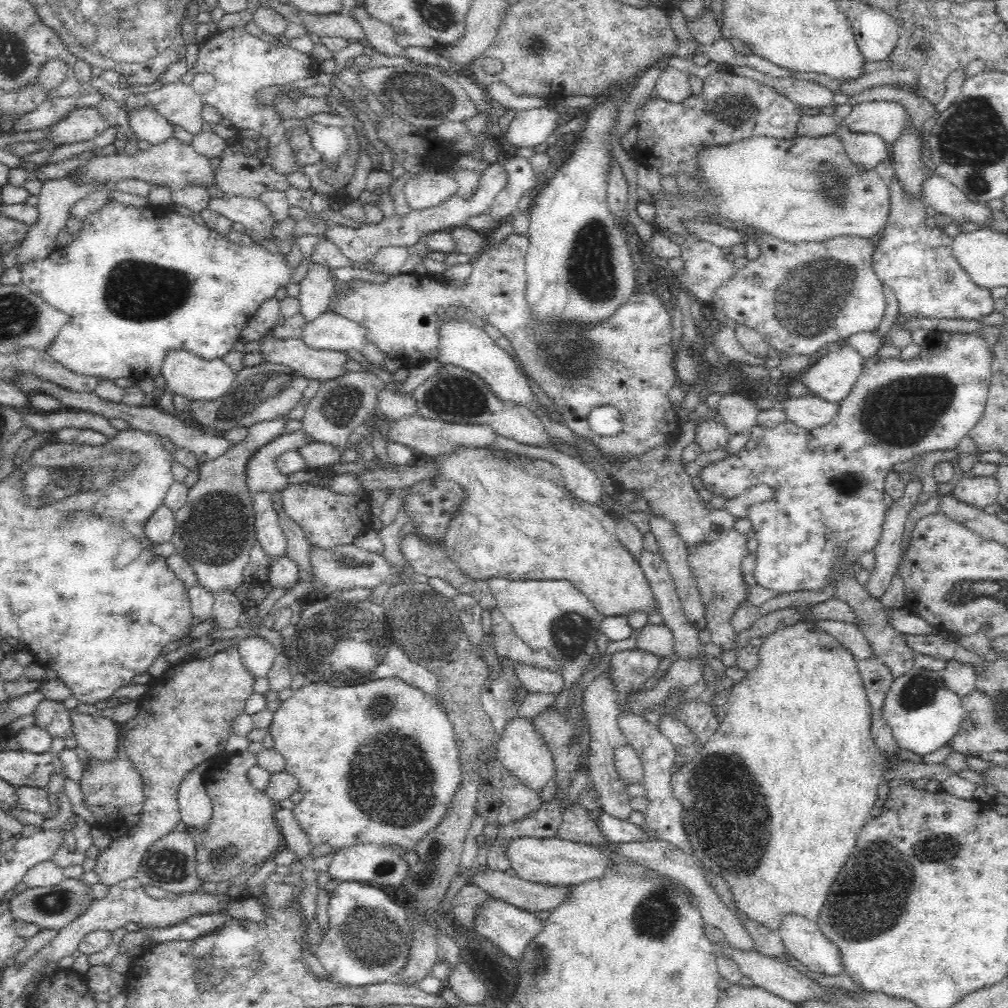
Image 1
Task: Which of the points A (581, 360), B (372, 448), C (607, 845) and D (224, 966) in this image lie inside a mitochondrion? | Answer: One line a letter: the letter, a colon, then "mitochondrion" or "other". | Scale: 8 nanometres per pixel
A: mitochondrion
B: other
C: other
D: mitochondrion

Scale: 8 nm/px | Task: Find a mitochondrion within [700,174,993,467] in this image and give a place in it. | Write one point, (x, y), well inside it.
(811, 297)

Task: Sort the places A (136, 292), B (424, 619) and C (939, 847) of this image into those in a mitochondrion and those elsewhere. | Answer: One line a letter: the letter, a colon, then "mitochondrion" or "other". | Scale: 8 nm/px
A: mitochondrion
B: mitochondrion
C: mitochondrion

